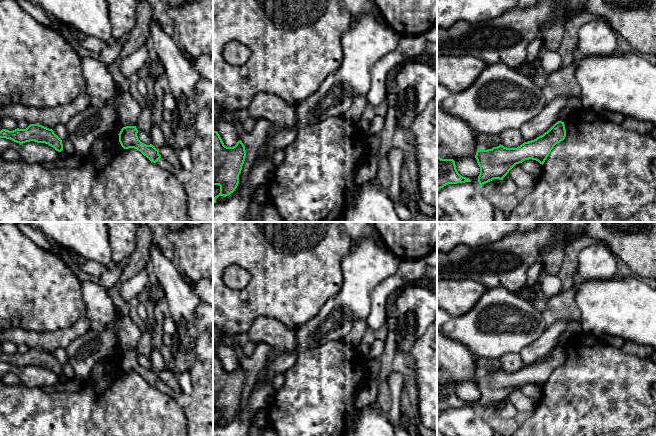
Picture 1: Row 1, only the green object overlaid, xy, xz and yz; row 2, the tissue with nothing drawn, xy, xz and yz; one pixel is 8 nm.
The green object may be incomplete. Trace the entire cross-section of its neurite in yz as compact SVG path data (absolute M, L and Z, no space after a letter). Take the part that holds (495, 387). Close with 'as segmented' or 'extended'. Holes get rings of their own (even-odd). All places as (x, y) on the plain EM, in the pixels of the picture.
M558 345L543 359L524 366L517 372L507 372L501 368L488 374L479 372L475 379L480 391L479 409L482 410L494 403L503 404L516 388L525 384L536 384L543 389L554 370L565 361L564 346Z; as segmented

